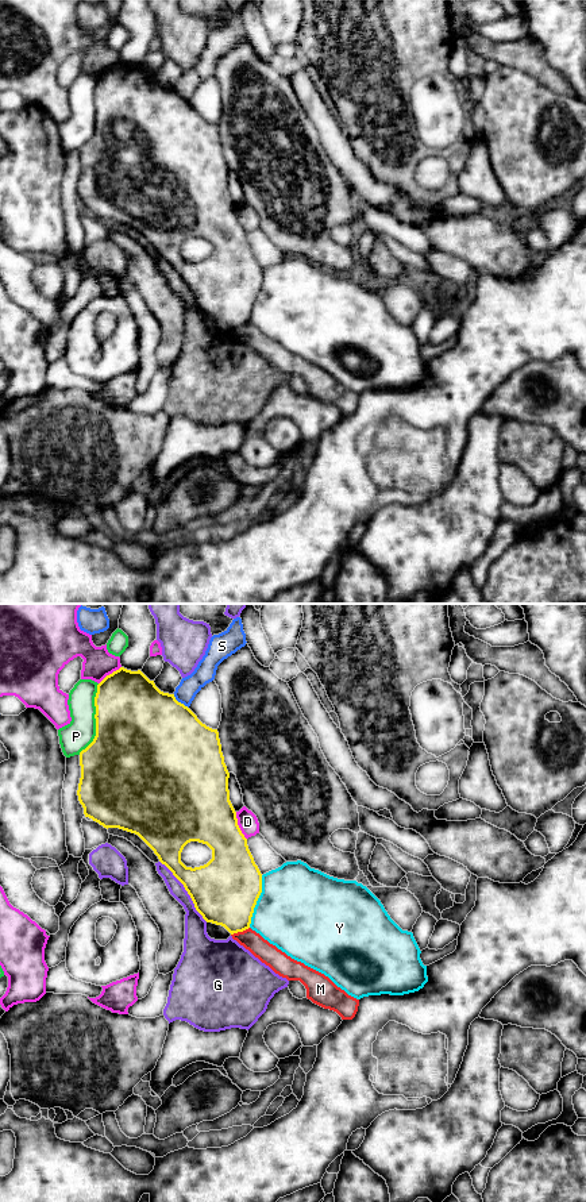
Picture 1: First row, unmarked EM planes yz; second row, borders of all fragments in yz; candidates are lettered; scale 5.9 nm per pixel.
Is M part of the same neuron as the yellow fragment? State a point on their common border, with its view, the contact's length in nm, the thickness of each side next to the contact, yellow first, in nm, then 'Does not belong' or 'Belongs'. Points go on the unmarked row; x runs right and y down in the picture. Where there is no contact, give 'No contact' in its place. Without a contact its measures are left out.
Touches yellow at yz (239, 326). Shared border 120 nm. Thickness 400 nm (yellow) against 120 nm. Does not belong

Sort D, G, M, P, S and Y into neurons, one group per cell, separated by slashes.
D / G / M / P / S / Y

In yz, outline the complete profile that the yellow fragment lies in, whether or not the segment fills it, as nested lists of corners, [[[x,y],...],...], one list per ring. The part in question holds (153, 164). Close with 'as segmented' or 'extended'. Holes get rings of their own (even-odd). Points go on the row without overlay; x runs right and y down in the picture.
[[[120,62],[107,70],[97,80],[95,101],[96,131],[80,147],[81,173],[77,190],[85,212],[107,224],[119,223],[138,230],[184,280],[196,305],[207,317],[221,320],[231,330],[248,324],[262,288],[262,269],[230,196],[230,167],[217,124],[203,119],[174,89],[161,86],[140,65]],[[190,236],[207,239],[212,244],[212,254],[207,259],[192,263],[181,257],[181,247]]]; as segmented

